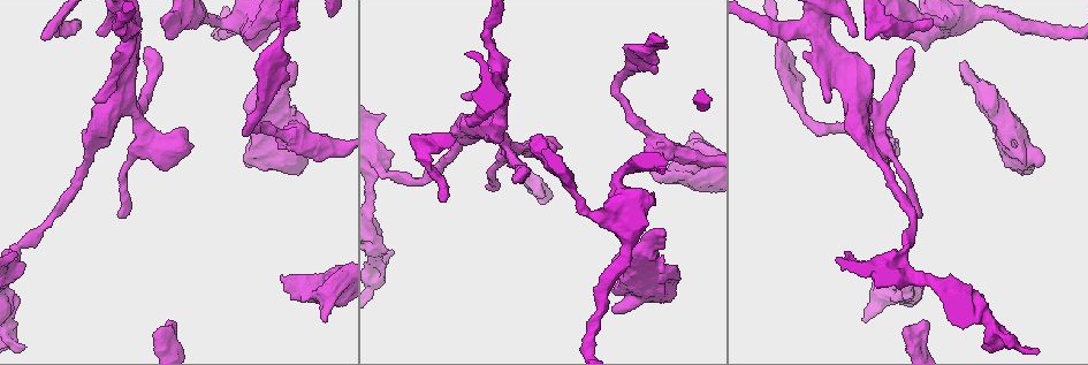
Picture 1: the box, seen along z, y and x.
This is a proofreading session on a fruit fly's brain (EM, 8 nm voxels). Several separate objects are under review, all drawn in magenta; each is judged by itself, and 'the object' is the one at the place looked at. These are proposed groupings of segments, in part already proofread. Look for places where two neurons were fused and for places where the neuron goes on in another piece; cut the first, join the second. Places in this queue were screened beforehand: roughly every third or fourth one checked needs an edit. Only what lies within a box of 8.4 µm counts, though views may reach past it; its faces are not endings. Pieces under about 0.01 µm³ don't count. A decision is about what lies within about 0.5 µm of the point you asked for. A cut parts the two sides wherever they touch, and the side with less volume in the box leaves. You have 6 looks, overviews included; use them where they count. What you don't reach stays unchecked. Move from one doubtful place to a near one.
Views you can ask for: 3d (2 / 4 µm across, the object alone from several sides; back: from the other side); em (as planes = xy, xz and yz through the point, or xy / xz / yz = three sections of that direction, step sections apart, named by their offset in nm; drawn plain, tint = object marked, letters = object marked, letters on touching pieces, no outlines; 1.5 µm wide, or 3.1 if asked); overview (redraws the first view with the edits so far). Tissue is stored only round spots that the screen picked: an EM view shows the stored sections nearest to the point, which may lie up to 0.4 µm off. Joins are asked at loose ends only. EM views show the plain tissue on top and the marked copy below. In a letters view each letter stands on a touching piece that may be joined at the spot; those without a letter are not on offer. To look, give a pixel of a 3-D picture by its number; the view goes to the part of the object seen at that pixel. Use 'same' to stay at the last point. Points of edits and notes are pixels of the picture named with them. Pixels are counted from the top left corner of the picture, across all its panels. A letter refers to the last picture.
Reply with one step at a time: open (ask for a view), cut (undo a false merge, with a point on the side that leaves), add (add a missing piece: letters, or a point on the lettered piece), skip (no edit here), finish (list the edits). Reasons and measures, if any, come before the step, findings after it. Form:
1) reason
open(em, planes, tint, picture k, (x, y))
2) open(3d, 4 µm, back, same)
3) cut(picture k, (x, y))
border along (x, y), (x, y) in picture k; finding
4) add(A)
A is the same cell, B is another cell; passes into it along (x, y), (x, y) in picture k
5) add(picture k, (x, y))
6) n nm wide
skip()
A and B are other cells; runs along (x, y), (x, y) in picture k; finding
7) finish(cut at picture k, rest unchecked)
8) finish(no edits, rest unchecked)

free end
open(3d, 2 µm, back, picture 1, (664, 232))

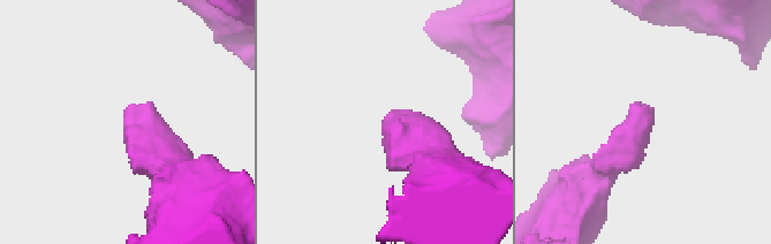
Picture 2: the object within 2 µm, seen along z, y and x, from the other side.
open(em, planes, tint, picture 2, (125, 113))

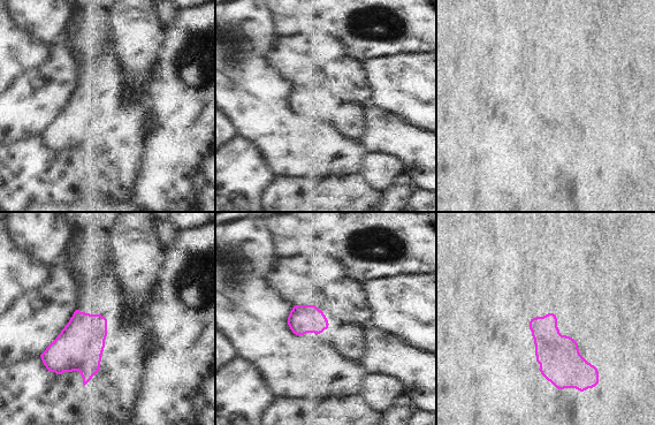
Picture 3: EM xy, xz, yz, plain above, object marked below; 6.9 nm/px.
open(em, planes, letters, same)

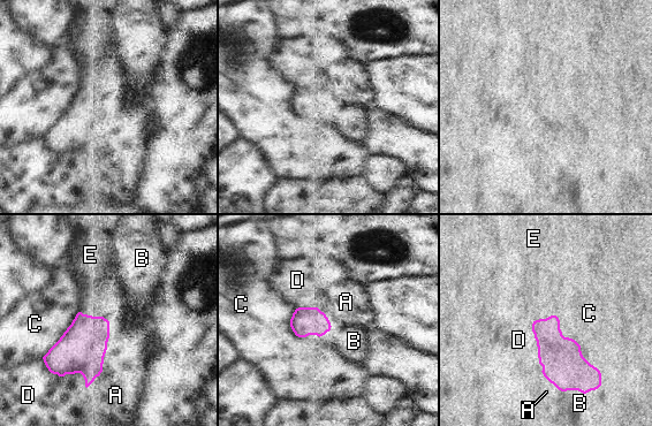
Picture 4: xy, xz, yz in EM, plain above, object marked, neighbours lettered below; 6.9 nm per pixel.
add(E)
E is the same cell, A, B, C and D are other cells; passes into it along (82, 348), (95, 317), (100, 298) in picture 4; it goes on there

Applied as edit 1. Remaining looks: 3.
open(overview)

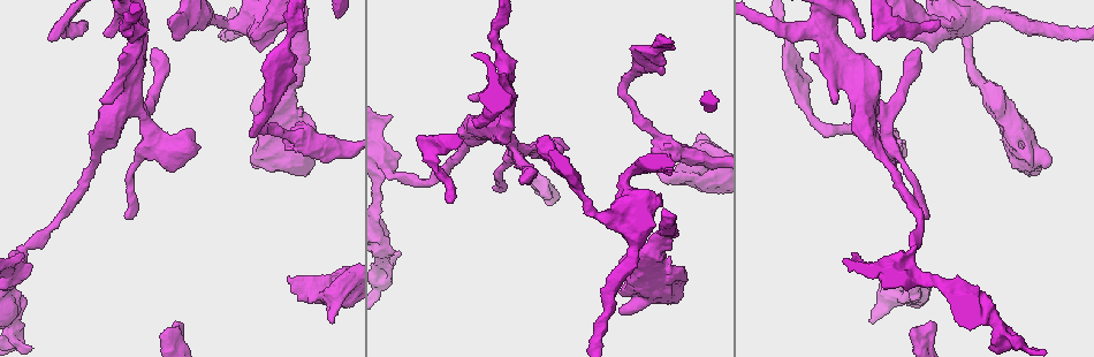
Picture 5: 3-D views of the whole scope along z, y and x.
an open end
open(em, yz, step 8, tint, picture 5, (801, 75))

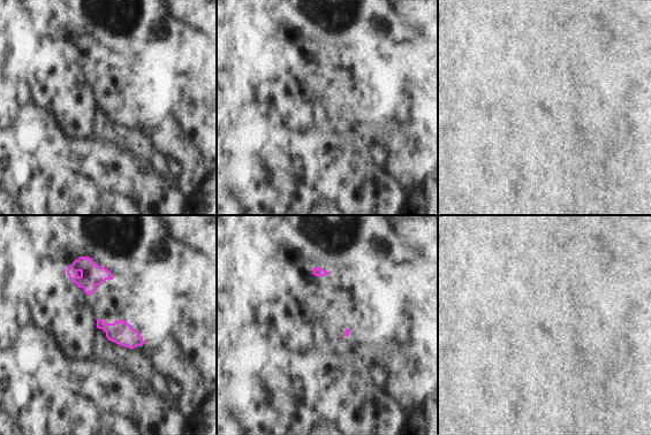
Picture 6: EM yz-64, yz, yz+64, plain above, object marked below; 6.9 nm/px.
another direction
open(em, planes, letters, same)

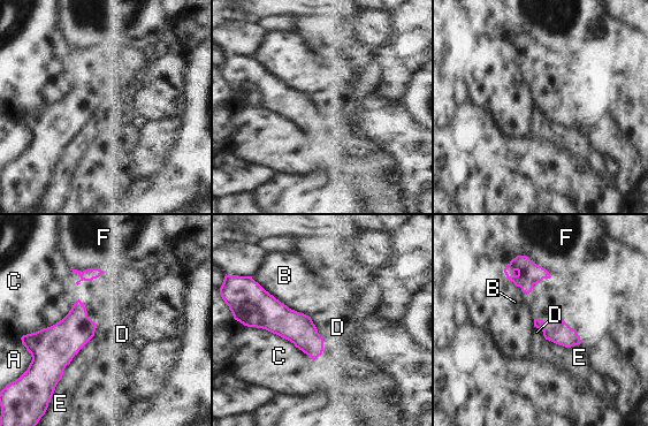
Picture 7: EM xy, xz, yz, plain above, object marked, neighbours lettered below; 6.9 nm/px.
skip()
A, B, C, D, E and F are other cells; border along (234, 318), (289, 340), (313, 359) in picture 7; none of them fits

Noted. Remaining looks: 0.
finish(add at picture 4, rest unchecked)

